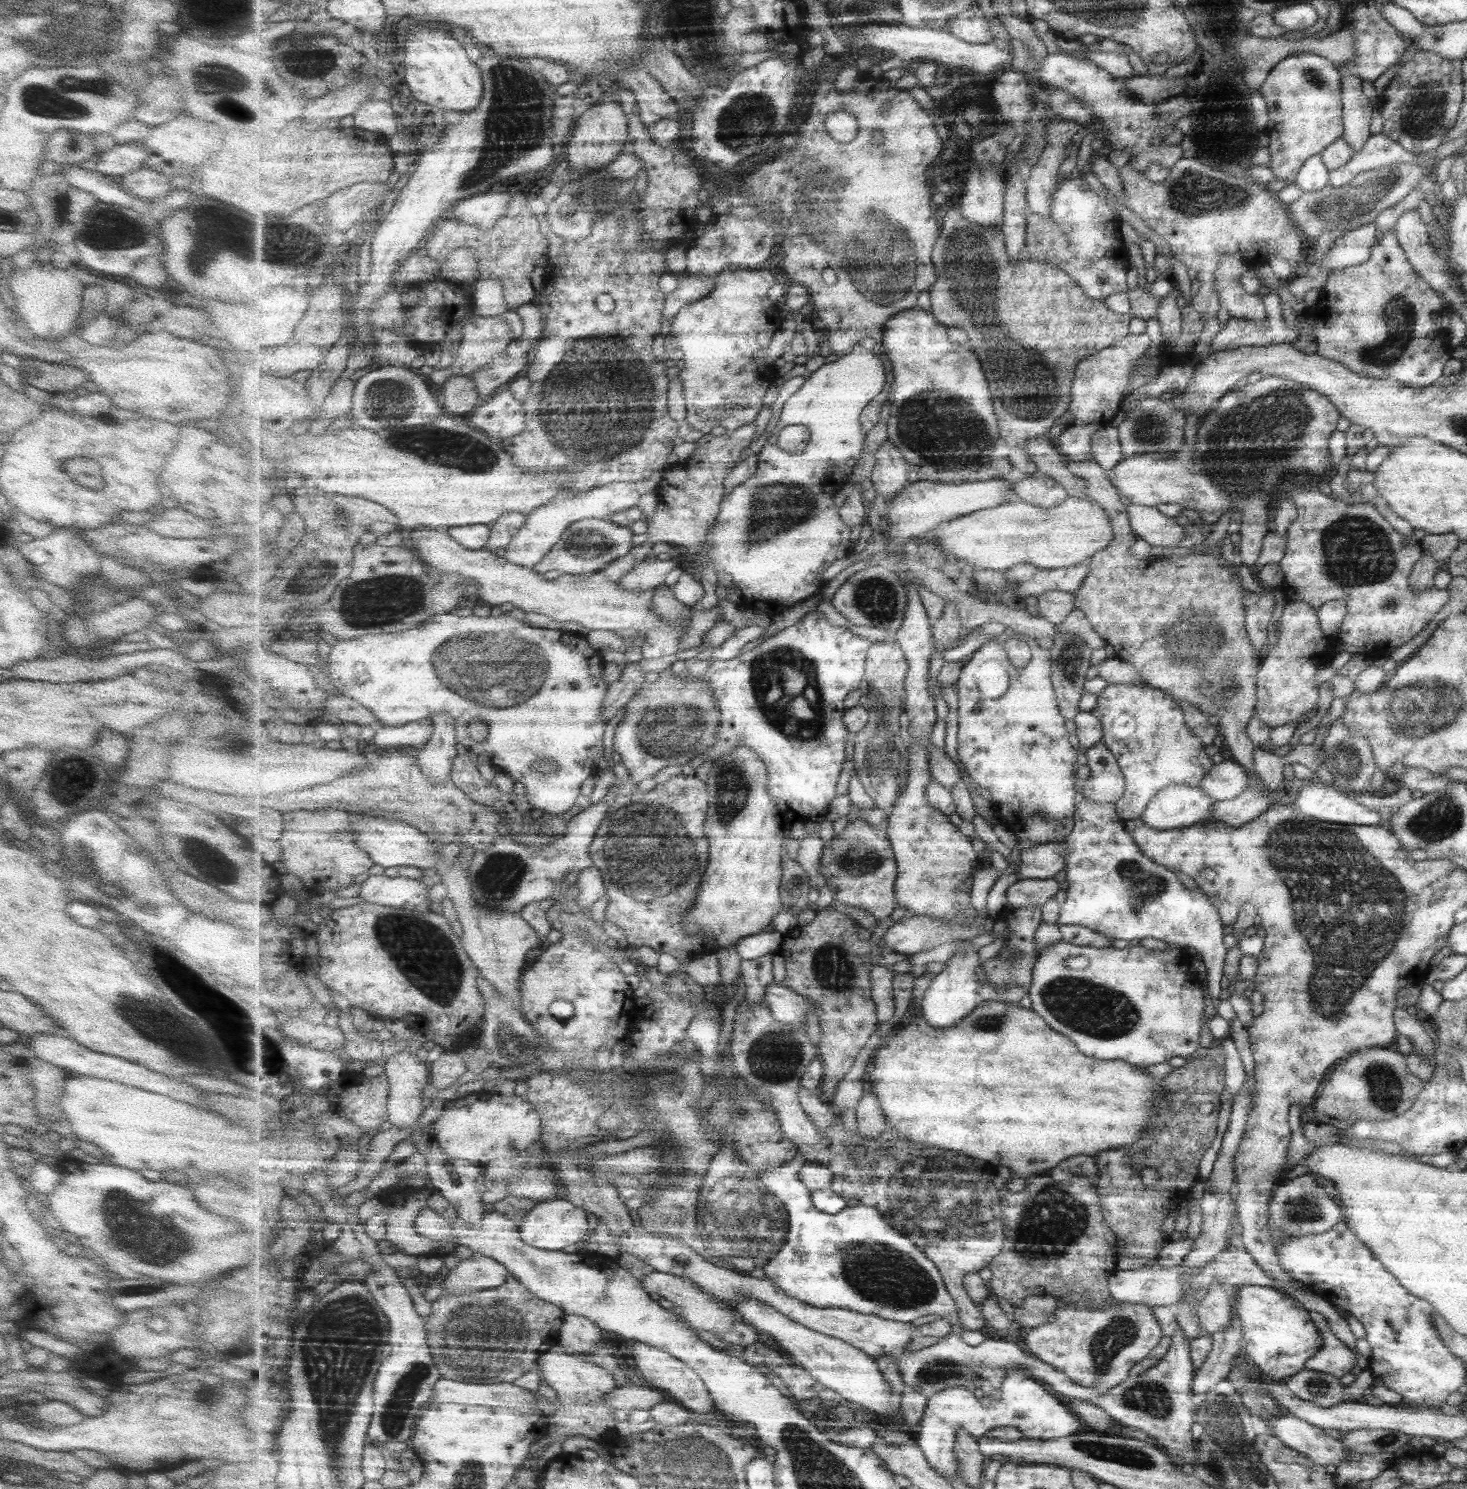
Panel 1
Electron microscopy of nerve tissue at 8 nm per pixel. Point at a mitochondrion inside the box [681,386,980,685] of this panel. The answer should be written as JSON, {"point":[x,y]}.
{"point":[786,507]}

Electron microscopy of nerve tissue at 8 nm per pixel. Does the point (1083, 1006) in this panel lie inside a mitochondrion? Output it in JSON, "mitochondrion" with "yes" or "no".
{"mitochondrion":"yes"}

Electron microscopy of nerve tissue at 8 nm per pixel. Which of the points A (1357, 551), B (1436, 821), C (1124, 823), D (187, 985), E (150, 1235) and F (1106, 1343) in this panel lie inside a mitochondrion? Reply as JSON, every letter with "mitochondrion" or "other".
{"A":"mitochondrion","B":"mitochondrion","C":"other","D":"mitochondrion","E":"mitochondrion","F":"mitochondrion"}

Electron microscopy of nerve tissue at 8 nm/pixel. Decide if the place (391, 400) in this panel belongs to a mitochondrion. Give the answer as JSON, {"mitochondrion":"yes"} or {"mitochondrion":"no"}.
{"mitochondrion":"yes"}

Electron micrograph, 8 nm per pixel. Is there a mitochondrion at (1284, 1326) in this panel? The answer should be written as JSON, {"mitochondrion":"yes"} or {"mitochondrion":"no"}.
{"mitochondrion":"no"}

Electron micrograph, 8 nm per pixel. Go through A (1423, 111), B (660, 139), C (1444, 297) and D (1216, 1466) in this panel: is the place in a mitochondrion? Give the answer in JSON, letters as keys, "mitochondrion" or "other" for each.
{"A":"mitochondrion","B":"other","C":"other","D":"mitochondrion"}

